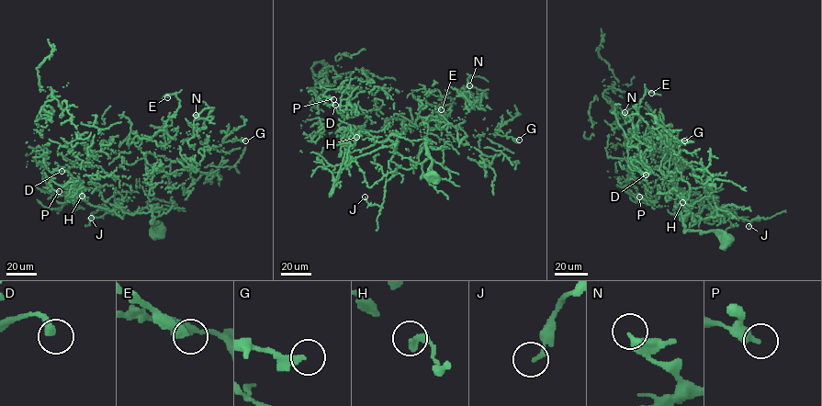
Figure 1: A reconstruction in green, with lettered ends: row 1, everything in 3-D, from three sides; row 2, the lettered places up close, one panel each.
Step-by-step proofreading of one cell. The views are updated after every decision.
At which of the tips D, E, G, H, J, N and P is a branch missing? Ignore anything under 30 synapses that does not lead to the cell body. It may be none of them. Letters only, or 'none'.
none

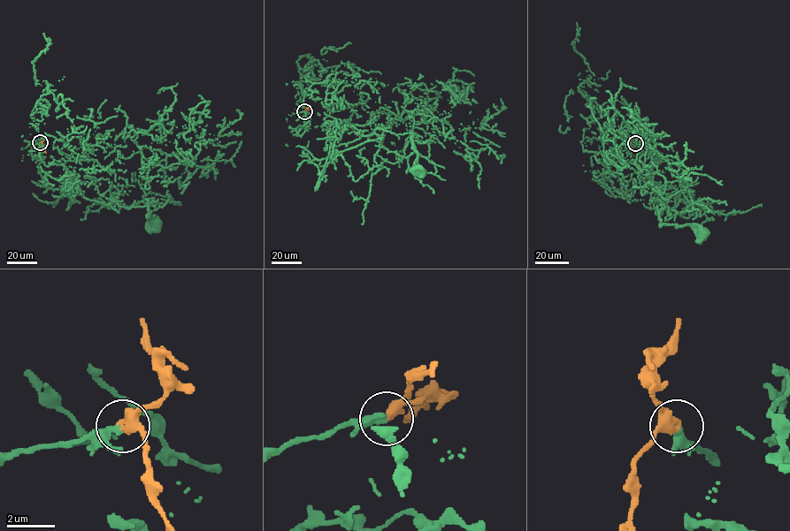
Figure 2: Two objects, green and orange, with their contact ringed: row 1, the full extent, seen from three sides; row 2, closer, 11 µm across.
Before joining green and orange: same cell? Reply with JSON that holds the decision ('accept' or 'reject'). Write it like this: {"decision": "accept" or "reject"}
{"decision": "accept"}

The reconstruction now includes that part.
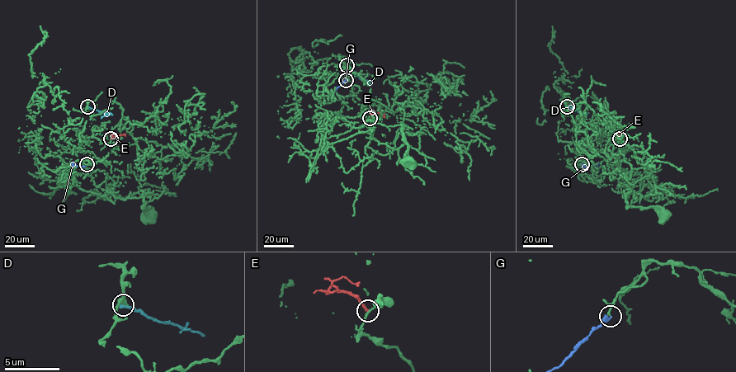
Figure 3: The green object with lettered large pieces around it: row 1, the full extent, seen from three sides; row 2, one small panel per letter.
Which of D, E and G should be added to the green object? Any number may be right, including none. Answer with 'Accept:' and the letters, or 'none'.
Accept: G

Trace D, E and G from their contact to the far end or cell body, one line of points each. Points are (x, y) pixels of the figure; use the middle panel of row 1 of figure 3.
D: (346, 66), (360, 76)
E: (370, 118), (379, 112), (384, 117)
G: (346, 80), (337, 88), (332, 96)

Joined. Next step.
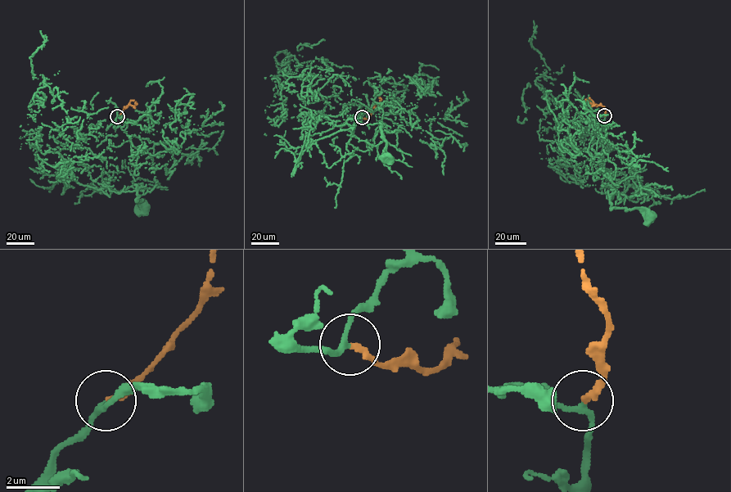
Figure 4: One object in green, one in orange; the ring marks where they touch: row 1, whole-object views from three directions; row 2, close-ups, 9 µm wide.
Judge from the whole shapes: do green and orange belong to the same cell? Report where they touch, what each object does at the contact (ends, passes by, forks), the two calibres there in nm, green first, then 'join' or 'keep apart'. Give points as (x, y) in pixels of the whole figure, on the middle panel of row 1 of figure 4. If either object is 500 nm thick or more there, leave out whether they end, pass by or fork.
place (362, 117); green passes by; orange ends; calibres 190 and 190 nm; join

